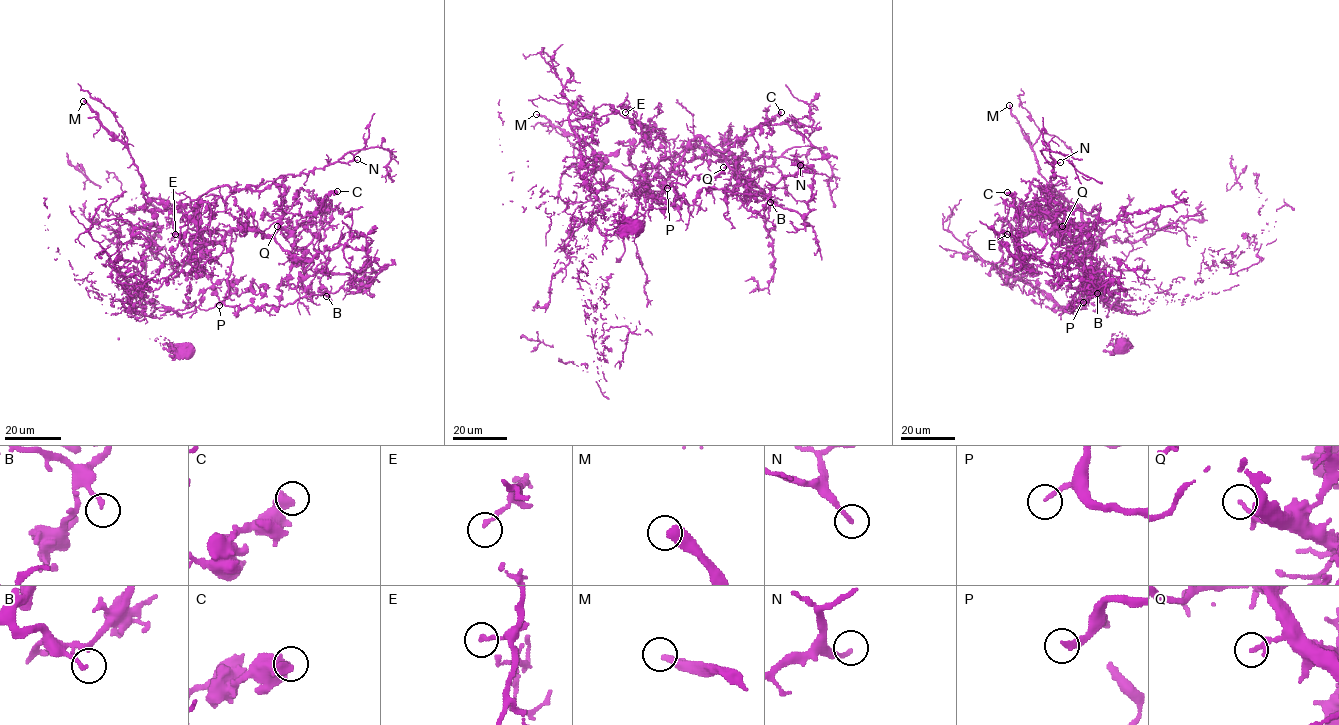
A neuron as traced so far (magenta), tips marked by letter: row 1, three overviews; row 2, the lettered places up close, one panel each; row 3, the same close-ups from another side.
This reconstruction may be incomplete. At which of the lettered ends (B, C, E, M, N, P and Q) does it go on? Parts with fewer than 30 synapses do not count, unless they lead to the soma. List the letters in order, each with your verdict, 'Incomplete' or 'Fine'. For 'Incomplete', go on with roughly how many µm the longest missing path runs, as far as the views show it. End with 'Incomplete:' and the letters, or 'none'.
B: Fine
C: Fine
E: Fine
M: Incomplete. Missing length about 60 µm
N: Fine
P: Incomplete. Missing length about 40 µm
Q: Incomplete. Missing length about 10 µm
Incomplete: M, P, Q

